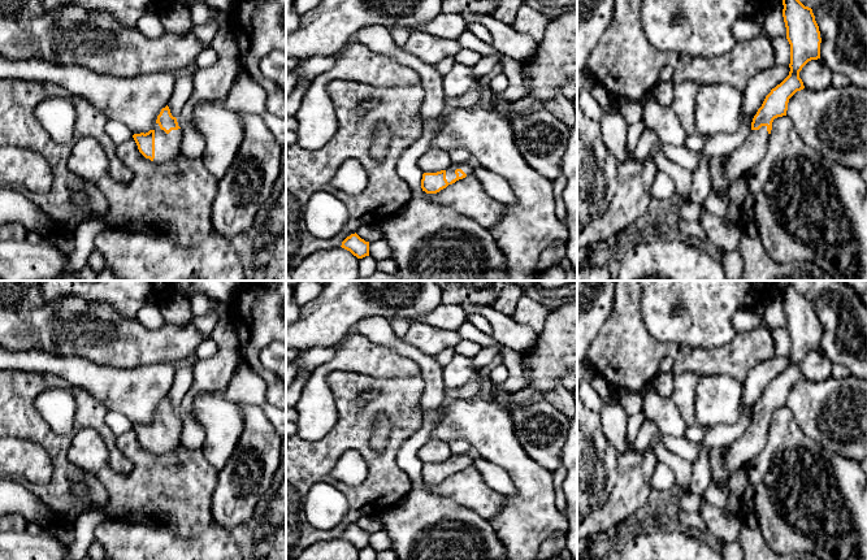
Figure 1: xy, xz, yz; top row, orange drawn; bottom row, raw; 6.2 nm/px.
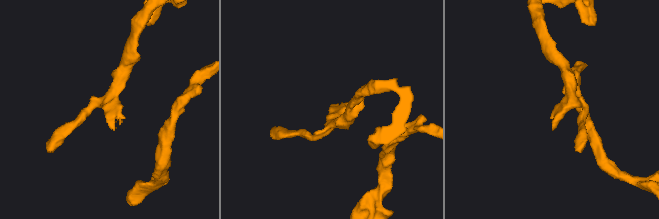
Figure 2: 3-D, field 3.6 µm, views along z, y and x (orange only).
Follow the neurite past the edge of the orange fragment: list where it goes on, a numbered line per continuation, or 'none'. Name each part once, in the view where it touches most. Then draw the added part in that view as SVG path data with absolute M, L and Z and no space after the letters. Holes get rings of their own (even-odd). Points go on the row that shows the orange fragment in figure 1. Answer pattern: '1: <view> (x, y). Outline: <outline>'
1: xz (467, 168). Outline: M468 161L468 162L463 162L463 164L451 164L447 169L446 169L446 179L450 183L452 179L456 178L455 170L456 169L461 169L465 174L471 174L473 173L473 168L474 168L474 162L473 161Z

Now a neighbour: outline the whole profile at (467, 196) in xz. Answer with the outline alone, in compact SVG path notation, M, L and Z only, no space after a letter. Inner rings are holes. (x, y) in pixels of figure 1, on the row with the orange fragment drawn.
M473 173L448 185L437 194L426 194L422 191L422 196L434 204L446 205L472 218L480 226L489 230L502 220L506 209L499 200L491 197L485 191Z

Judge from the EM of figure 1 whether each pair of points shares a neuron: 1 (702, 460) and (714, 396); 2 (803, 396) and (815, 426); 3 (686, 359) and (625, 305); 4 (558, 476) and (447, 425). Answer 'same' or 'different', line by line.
1: different
2: same
3: same
4: different

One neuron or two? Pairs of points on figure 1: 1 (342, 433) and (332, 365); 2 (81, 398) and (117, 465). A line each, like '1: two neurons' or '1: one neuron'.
1: two neurons
2: one neuron

